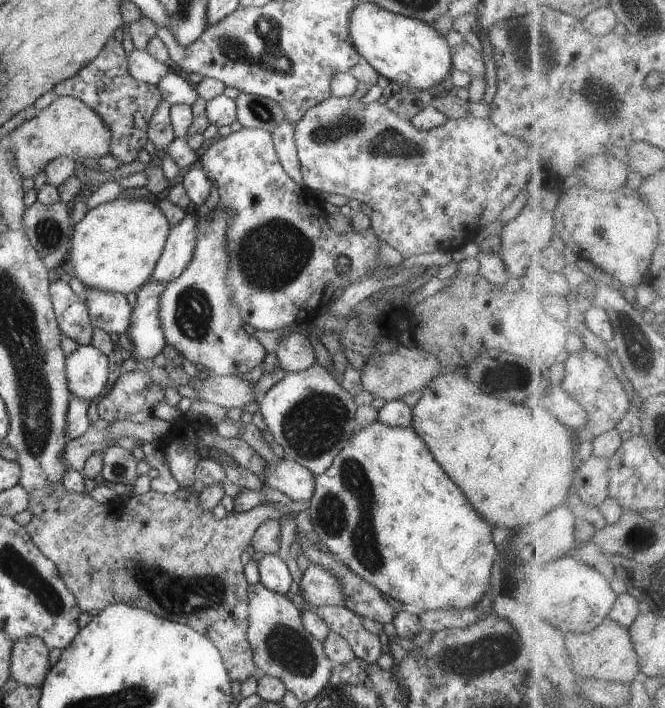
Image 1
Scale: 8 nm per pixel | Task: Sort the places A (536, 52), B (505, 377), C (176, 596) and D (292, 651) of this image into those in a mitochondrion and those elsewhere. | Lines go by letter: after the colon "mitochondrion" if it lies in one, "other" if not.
A: mitochondrion
B: mitochondrion
C: mitochondrion
D: mitochondrion

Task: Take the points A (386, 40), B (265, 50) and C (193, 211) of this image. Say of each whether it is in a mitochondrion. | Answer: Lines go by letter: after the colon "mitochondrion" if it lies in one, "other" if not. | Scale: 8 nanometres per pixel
A: other
B: mitochondrion
C: other

